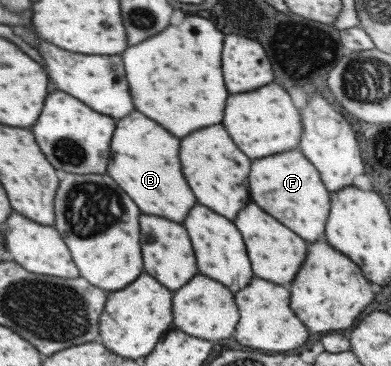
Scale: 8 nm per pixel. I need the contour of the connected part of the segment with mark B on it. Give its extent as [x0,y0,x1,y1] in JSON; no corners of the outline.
[107,112,195,224]

